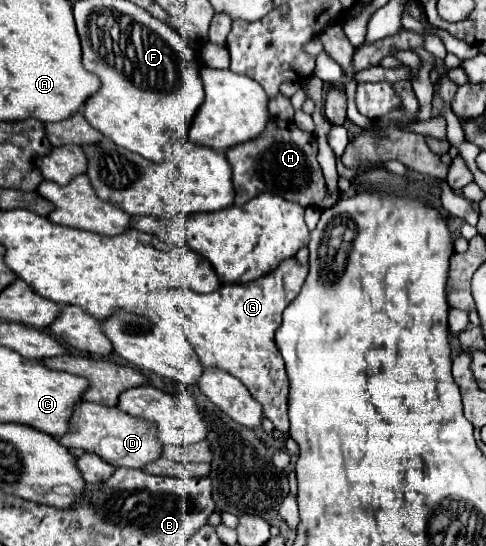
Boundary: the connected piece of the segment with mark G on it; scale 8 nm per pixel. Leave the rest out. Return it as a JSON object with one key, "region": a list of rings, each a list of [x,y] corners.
{"region":[[[288,258],[274,272],[266,274],[264,278],[258,278],[256,282],[248,282],[244,286],[242,284],[222,284],[220,292],[212,292],[212,294],[196,294],[196,292],[188,292],[188,290],[164,290],[164,294],[154,292],[148,300],[148,306],[158,316],[158,320],[162,320],[164,314],[168,314],[168,312],[180,312],[180,324],[176,320],[176,342],[180,342],[180,336],[186,338],[190,342],[190,346],[194,348],[194,352],[198,354],[204,368],[222,368],[224,372],[242,380],[242,384],[250,390],[250,394],[264,406],[264,416],[276,426],[278,432],[284,432],[284,434],[290,428],[290,422],[288,422],[290,382],[284,372],[284,360],[282,360],[278,348],[274,346],[274,332],[282,324],[284,308],[298,296],[302,284],[306,280],[306,272],[308,272],[308,268],[300,266],[296,262],[296,258]]]}

